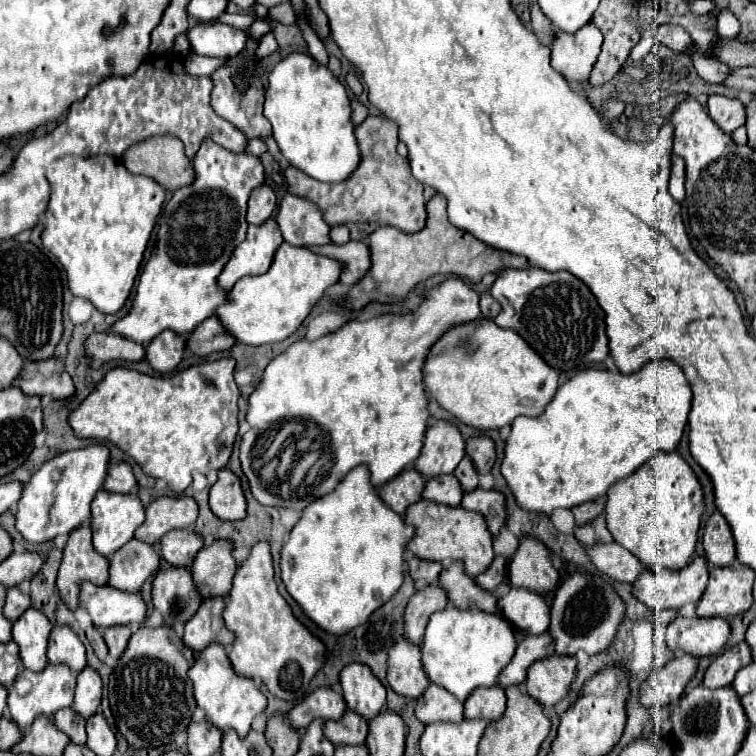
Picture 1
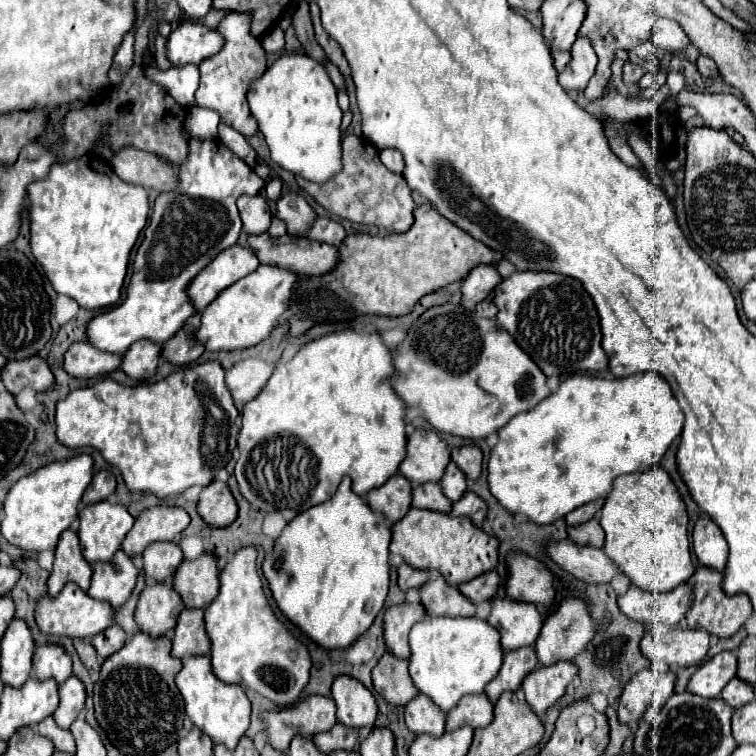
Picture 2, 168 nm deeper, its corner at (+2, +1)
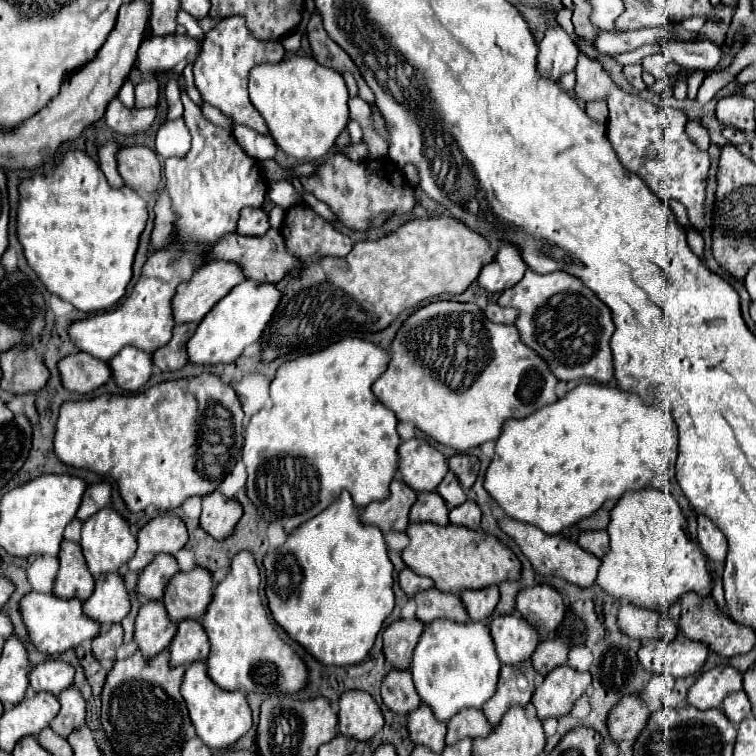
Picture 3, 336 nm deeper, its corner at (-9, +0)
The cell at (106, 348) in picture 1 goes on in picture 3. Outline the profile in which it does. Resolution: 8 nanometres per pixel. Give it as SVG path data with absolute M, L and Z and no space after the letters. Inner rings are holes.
M83 351L63 357L57 367L63 387L75 393L95 391L111 377L111 371L105 361L99 361Z

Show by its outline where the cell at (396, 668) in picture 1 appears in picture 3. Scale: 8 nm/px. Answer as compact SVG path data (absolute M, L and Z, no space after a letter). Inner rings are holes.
M391 669L389 675L383 679L381 685L381 699L383 705L399 715L407 715L419 707L421 699L413 687L413 679L409 671L395 671Z

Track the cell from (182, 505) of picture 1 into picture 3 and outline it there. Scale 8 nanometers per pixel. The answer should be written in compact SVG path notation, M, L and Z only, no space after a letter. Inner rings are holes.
M163 515L151 519L137 535L137 551L127 563L131 571L143 571L155 555L175 555L187 543L187 529L175 515Z

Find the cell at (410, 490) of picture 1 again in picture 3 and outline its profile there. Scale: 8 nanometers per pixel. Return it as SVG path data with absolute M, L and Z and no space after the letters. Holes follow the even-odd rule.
M399 477L389 483L389 497L385 501L369 503L361 513L361 523L375 525L383 533L405 531L409 525L409 509L415 503L417 493L409 489Z

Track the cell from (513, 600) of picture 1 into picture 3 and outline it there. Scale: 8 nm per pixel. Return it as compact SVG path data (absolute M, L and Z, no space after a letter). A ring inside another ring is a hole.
M517 613L495 617L491 621L491 637L497 657L503 665L517 665L527 661L539 643L537 631L531 629L531 625Z

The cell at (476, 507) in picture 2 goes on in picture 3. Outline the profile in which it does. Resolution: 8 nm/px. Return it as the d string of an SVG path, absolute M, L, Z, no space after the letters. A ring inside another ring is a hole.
M465 501L463 505L449 511L449 523L461 525L467 529L479 529L481 523L481 511L475 501Z

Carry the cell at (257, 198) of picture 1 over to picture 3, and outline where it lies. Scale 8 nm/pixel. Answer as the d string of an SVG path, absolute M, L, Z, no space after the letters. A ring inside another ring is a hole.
M241 209L239 221L237 221L237 233L239 235L251 235L251 237L259 237L263 233L267 233L269 229L269 219L267 213L263 209Z

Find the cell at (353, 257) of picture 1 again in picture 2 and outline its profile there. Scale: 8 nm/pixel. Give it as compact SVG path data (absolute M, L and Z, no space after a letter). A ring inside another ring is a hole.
M258 234L258 236L246 236L244 242L252 246L260 258L260 264L276 264L288 270L294 270L304 276L324 276L336 268L340 260L340 252L336 246L330 244L320 244L316 240L308 238L294 238L294 236L282 236L282 238L270 238L268 234Z

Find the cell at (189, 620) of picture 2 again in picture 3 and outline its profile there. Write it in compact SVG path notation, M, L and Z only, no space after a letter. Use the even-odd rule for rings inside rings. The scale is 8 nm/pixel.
M181 621L177 625L177 633L169 645L171 651L171 667L187 667L195 661L207 661L209 655L209 641L205 631L201 629L199 621Z

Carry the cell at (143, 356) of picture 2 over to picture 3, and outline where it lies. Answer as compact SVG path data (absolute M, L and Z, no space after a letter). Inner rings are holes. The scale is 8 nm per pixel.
M135 347L121 349L107 365L115 385L125 391L137 391L141 385L145 385L153 369L151 355Z

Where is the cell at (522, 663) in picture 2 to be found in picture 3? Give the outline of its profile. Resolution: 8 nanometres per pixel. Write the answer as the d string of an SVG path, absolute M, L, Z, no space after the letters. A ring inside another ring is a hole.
M523 661L519 665L505 665L499 673L499 683L495 695L483 705L483 713L491 727L499 725L503 713L507 713L513 705L527 705L531 701L531 695L535 691L535 675L531 661Z

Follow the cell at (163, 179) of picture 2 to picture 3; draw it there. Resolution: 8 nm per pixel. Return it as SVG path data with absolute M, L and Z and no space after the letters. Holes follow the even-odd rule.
M131 145L117 151L117 169L123 177L125 185L139 191L145 189L149 193L155 193L161 181L161 169L159 159L155 151L143 145Z

